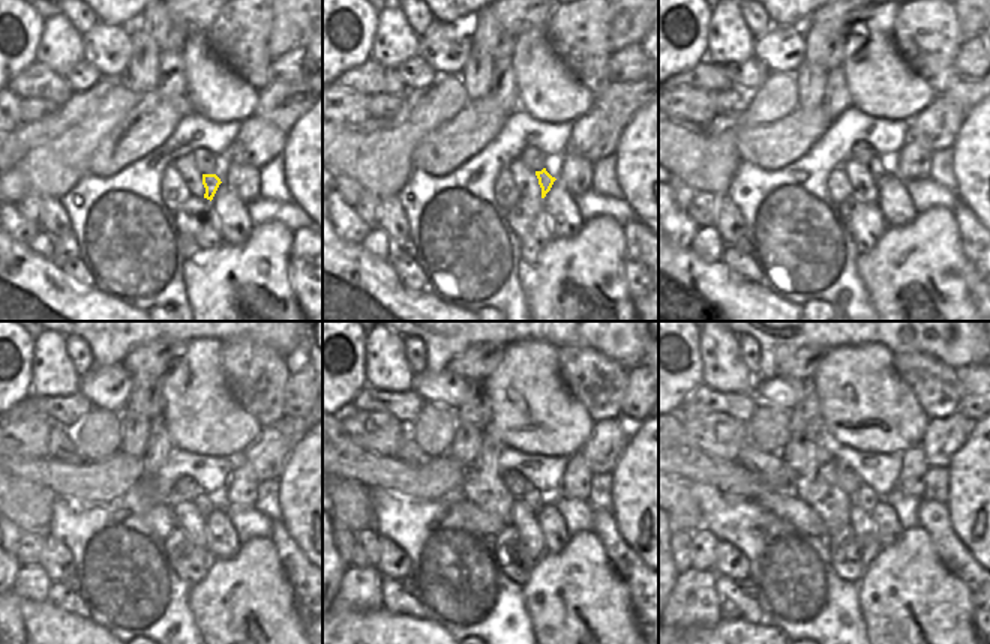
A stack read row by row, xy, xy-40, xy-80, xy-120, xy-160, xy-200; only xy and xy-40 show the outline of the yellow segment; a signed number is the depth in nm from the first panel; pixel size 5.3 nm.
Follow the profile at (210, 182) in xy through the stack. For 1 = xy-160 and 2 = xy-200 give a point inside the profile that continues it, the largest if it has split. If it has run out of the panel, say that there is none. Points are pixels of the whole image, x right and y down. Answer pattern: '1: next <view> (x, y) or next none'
1: next xy-160 (536, 499)
2: next xy-200 (864, 497)

